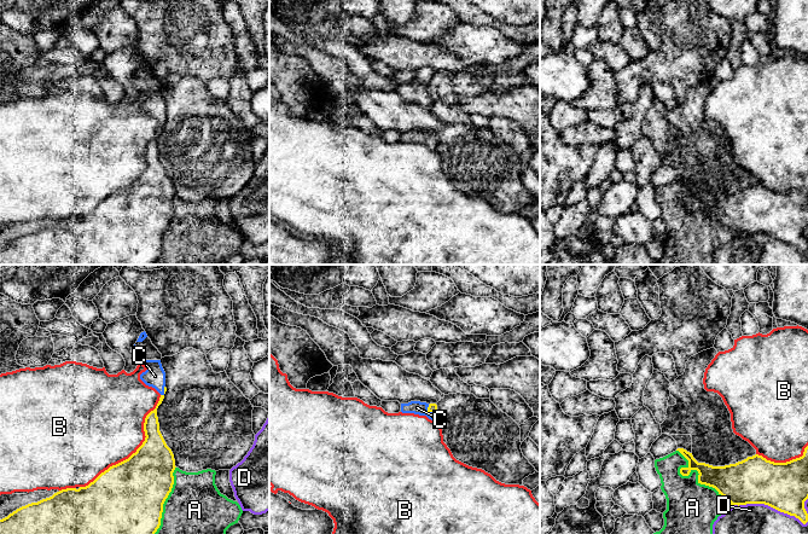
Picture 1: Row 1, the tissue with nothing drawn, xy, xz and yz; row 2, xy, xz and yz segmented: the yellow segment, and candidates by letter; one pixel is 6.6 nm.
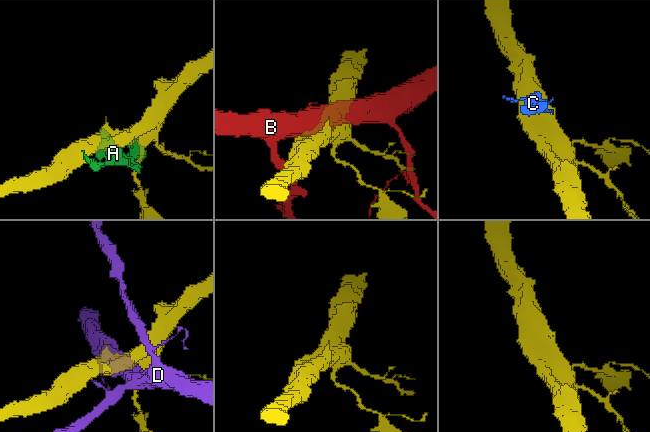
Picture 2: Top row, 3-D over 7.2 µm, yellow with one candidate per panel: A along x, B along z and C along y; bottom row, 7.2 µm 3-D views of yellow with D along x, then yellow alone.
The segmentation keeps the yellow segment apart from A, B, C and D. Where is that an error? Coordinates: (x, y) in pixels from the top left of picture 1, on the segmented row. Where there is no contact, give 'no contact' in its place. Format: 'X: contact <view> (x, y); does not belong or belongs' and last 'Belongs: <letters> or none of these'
A: contact yz (697, 470); does not belong
B: contact xy (137, 451); does not belong
C: contact xz (430, 411); belongs
D: contact yz (769, 505); does not belong
Belongs: C

